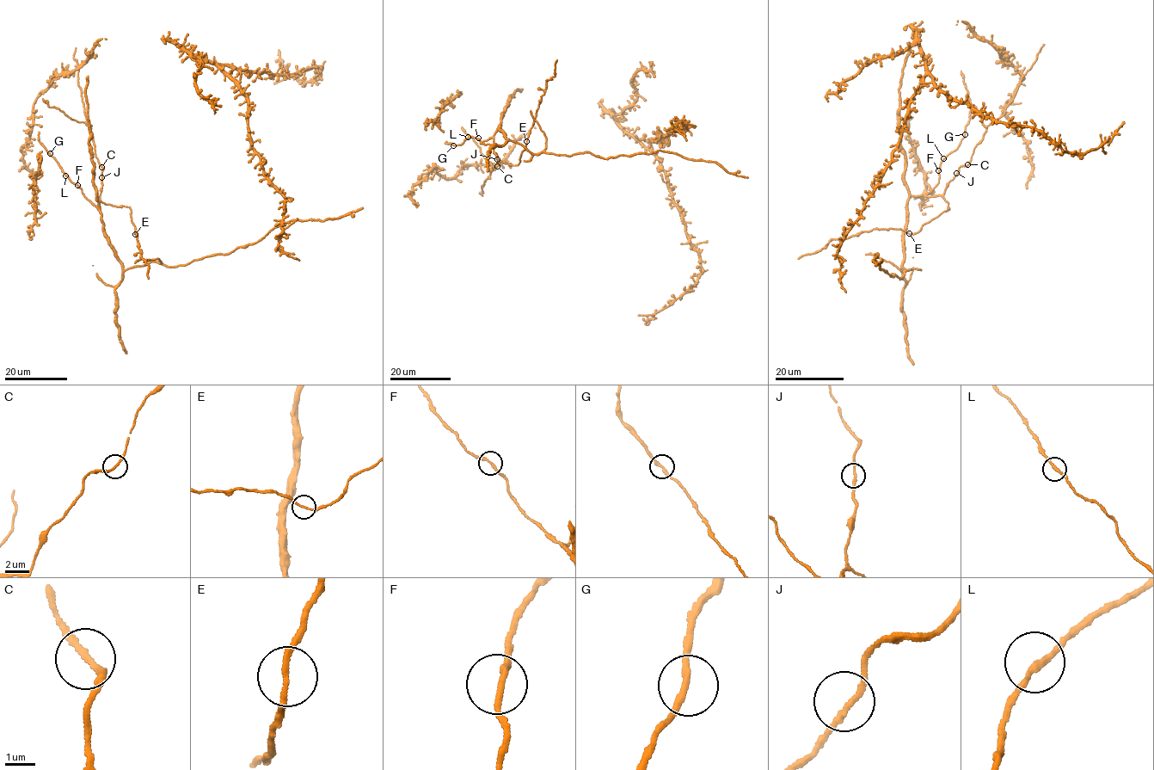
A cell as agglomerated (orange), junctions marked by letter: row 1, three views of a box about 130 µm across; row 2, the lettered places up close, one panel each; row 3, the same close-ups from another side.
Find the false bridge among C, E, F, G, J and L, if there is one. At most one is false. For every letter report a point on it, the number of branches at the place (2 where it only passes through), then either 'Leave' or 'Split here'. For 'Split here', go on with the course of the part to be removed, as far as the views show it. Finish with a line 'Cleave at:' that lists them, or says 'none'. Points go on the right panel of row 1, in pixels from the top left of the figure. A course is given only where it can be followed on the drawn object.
C: Place: (967, 164). Branches: 2. Leave
E: Place: (909, 233). Branches: 2. Leave
F: Place: (938, 170). Branches: 2. Leave
G: Place: (965, 134). Branches: 2. Leave
J: Place: (956, 173). Branches: 2. Leave
L: Place: (943, 158). Branches: 2. Leave
Cleave at: none

